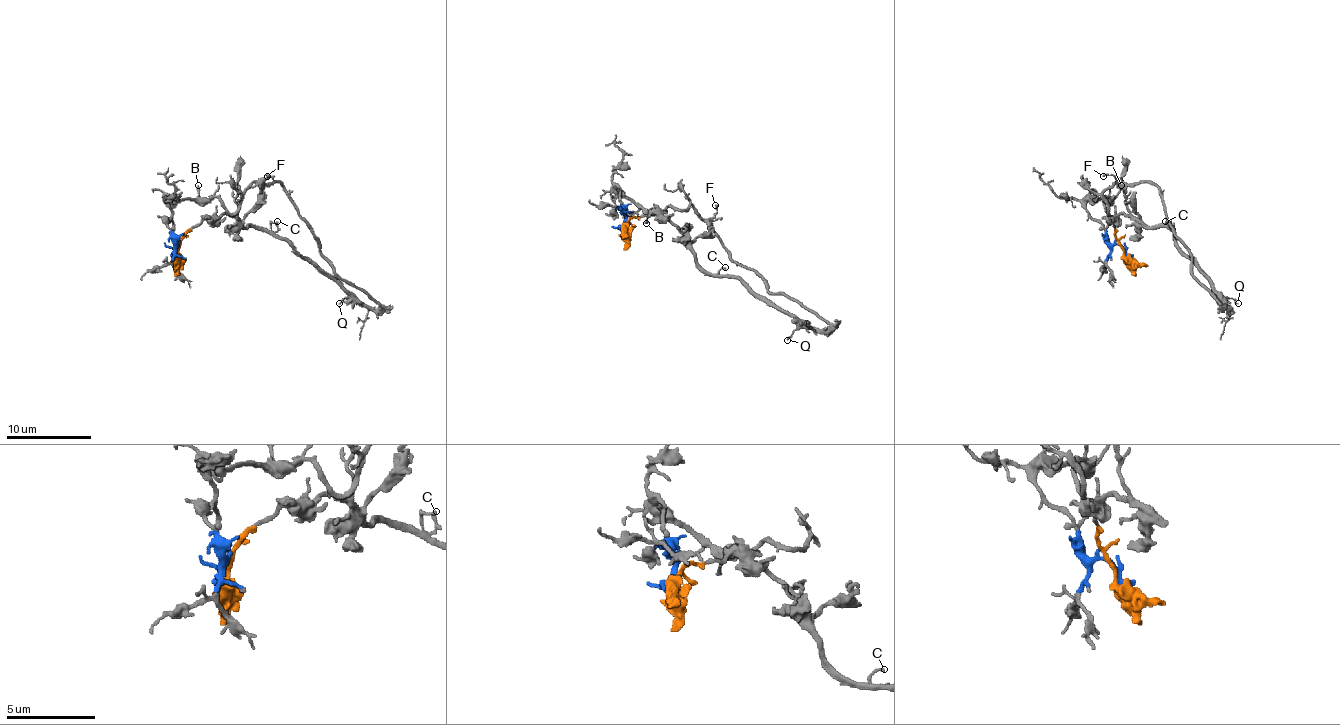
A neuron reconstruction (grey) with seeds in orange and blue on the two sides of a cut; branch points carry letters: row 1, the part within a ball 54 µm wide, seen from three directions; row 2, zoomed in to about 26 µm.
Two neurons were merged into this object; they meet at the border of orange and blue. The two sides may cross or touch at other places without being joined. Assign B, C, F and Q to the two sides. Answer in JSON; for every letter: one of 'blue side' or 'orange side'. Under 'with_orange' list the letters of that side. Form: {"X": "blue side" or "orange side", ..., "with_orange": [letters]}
{"B": "blue side", "C": "orange side", "F": "blue side", "Q": "orange side", "with_orange": ["C", "Q"]}

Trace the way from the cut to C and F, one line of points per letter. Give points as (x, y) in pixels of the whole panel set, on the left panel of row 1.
C: (176, 257), (180, 240), (203, 221), (231, 215), (244, 227), (267, 229), (278, 221)
F: (176, 257), (169, 204), (216, 198), (233, 212), (242, 193), (267, 176)

